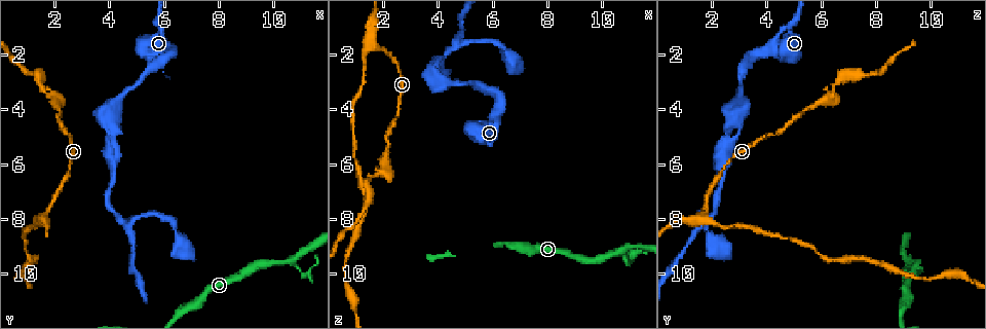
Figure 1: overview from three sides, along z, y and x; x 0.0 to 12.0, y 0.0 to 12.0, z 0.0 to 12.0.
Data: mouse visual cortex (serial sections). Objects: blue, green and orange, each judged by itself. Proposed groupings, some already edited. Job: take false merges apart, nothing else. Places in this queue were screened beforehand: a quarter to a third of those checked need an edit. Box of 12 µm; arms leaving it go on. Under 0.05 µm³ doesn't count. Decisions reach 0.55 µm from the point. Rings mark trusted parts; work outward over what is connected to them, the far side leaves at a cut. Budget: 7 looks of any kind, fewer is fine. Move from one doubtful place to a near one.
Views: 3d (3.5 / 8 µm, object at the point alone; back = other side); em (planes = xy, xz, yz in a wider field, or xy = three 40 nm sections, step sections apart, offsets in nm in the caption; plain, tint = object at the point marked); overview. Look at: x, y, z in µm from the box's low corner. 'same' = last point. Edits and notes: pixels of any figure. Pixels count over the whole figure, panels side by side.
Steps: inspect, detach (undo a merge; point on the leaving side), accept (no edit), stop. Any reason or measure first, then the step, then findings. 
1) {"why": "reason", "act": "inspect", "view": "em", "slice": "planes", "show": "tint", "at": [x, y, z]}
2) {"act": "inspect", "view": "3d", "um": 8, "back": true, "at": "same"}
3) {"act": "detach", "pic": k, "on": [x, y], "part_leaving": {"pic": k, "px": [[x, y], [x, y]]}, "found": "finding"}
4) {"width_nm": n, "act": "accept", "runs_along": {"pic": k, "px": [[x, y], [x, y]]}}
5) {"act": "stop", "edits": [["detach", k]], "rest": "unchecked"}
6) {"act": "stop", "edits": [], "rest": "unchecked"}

{"why": "sharp bend", "act": "inspect", "view": "3d", "um": 3.5, "at": [1.5, 7.9, 1.7]}

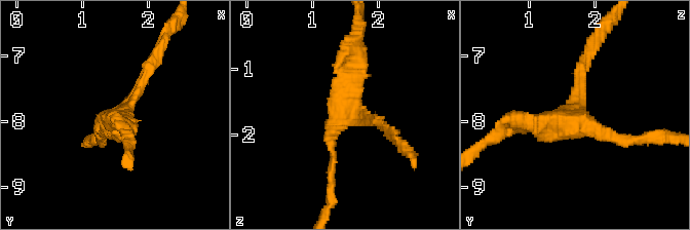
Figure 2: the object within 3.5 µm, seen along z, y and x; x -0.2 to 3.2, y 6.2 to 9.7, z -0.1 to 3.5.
{"arms": 3, "arm_widths_nm": [150, 150, 200], "act": "inspect", "view": "em", "slice": "xy", "step": 2, "show": "tint", "at": [1.55, 7.90, 1.65]}

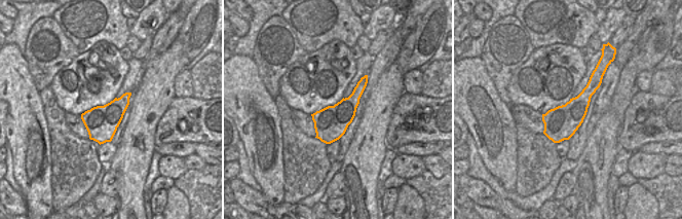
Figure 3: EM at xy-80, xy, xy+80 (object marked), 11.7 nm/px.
{"act": "accept", "runs_along": {"pic": 2, "px": [[156, 61], [103, 140]]}, "found": "one cell here"}

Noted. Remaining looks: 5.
{"why": "a fork", "act": "inspect", "view": "3d", "um": 3.5, "at": [4.6, 8.1, 1.6]}

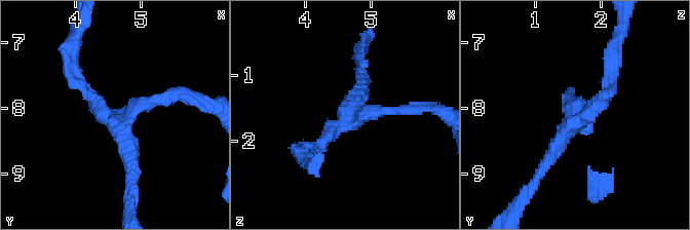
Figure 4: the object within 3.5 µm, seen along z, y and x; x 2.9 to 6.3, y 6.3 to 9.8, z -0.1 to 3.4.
{"arms": 3, "arm_widths_nm": [150, 200, 200], "act": "inspect", "view": "em", "slice": "xy", "step": 1, "show": "tint", "at": [4.60, 8.20, 1.65]}

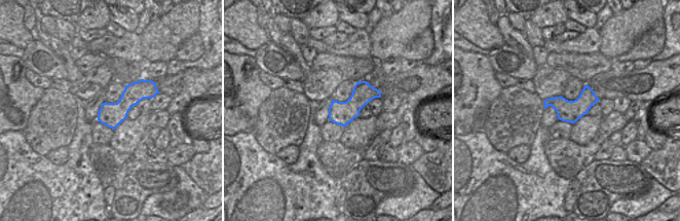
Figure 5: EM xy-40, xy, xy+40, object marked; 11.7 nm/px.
{"width_nm": 280, "act": "accept", "runs_along": {"pic": 4, "px": [[303, 150], [347, 118], [407, 111]]}, "found": "all the same cell"}

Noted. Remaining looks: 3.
{"act": "inspect", "view": "3d", "um": 3.5, "back": true, "at": [1.9, 3.7, 6.0]}

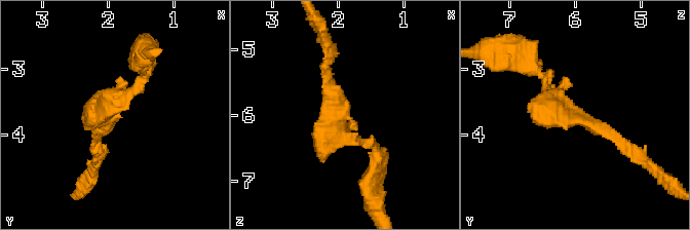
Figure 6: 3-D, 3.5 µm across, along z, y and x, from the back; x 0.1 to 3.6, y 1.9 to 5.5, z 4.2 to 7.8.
{"act": "inspect", "view": "em", "slice": "xy", "step": 1, "show": "tint", "at": [1.95, 3.70, 6.05]}

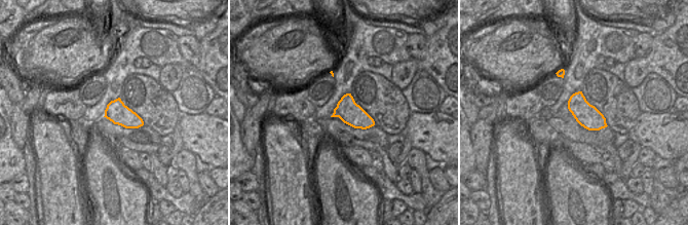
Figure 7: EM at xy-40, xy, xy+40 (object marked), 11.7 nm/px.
{"act": "accept", "runs_along": {"pic": 6, "px": [[625, 148], [552, 103], [539, 75]]}, "found": "continuous, no second cell"}

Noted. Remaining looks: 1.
{"act": "stop", "edits": [], "rest": "unchecked"}

